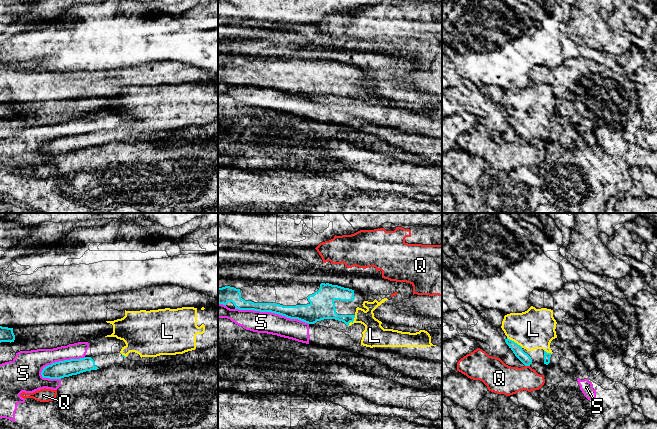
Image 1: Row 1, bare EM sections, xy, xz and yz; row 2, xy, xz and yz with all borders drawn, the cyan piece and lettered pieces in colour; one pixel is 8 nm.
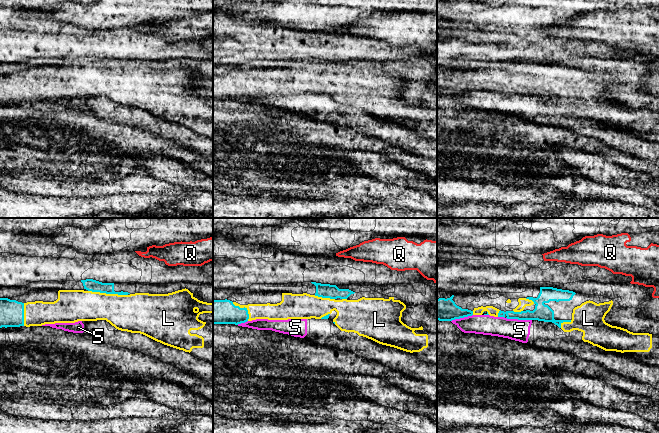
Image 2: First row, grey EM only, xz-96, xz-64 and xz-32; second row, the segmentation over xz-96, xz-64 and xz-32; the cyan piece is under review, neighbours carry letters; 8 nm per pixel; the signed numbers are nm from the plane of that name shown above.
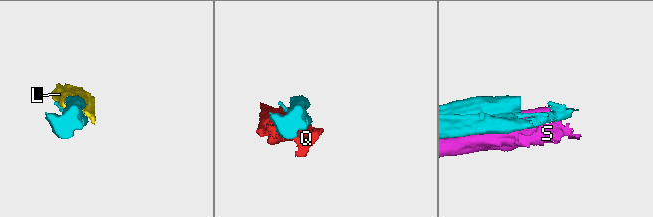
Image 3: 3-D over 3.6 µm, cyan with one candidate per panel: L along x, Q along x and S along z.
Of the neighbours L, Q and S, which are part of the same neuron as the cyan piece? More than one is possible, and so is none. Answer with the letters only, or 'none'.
L

